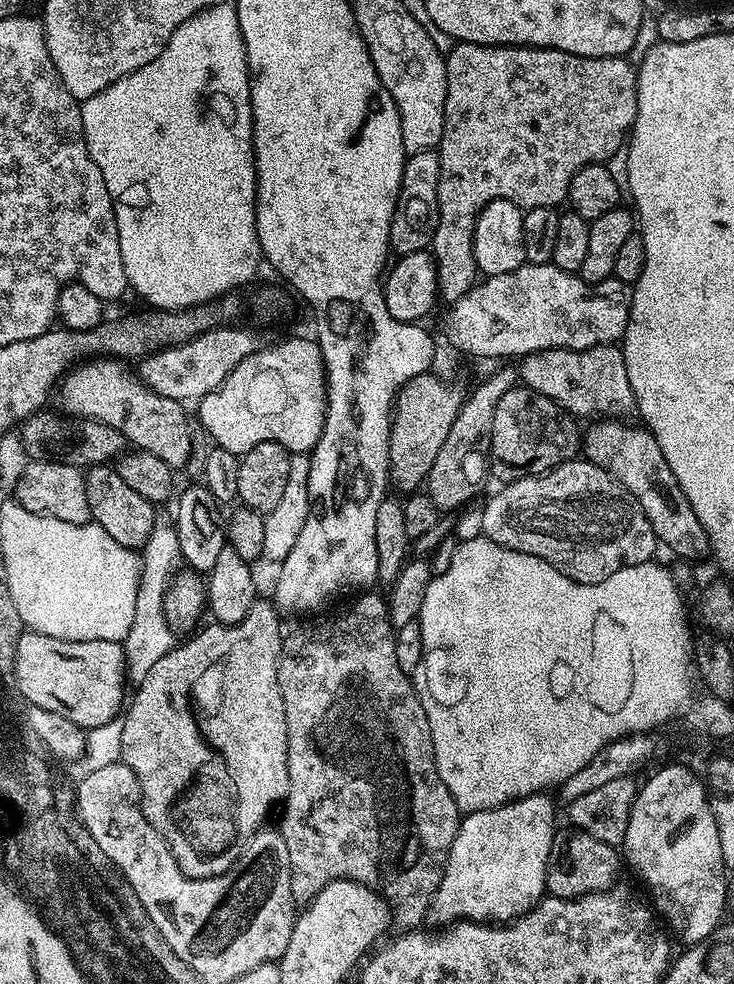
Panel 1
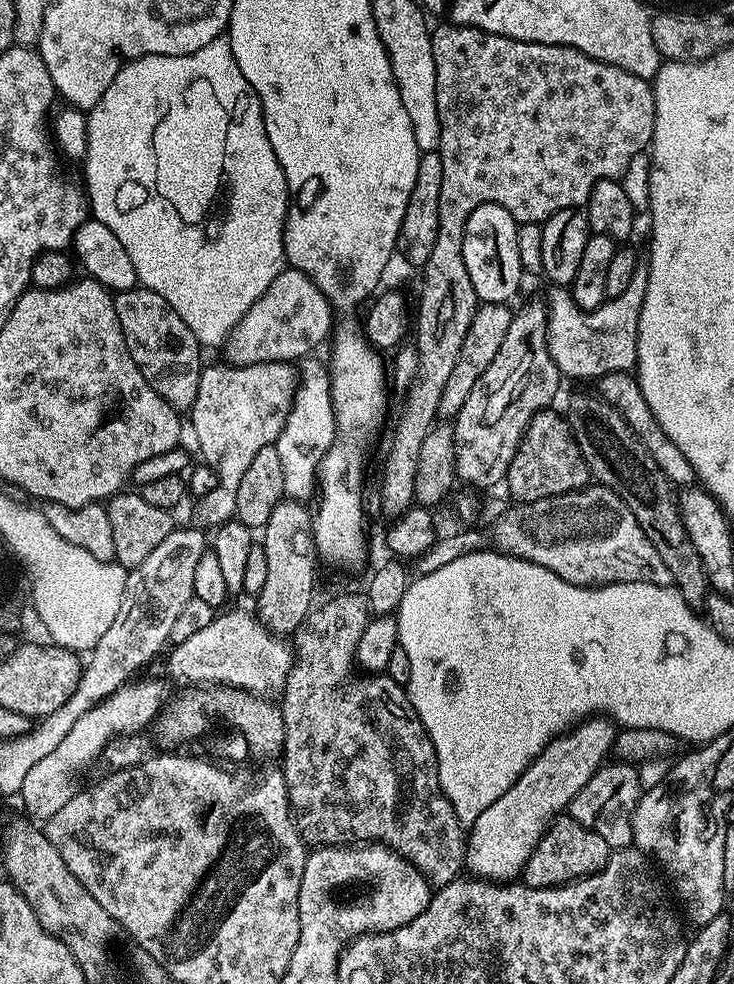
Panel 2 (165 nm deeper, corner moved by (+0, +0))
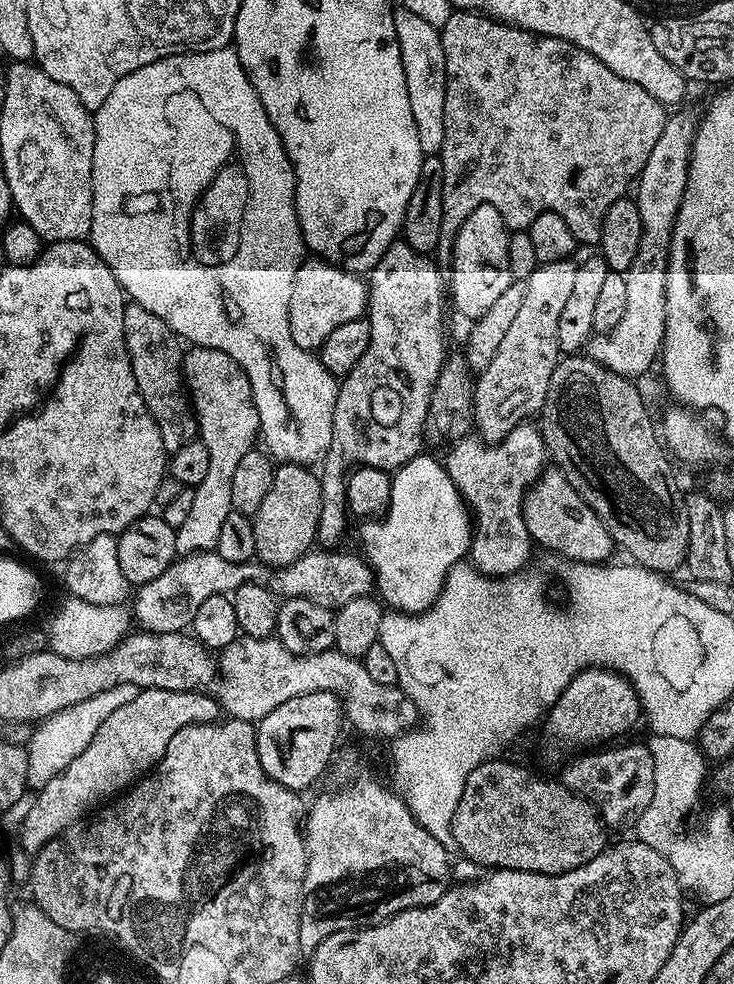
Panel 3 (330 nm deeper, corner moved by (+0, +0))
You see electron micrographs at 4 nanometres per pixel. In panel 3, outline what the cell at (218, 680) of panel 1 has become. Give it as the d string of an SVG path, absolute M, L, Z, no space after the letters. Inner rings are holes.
M280 464L274 474L274 482L270 482L270 491L262 498L262 506L258 506L256 515L251 517L254 526L255 559L259 563L273 568L285 568L307 552L313 551L317 543L316 527L322 510L322 494L320 493L320 477L311 467L303 464Z

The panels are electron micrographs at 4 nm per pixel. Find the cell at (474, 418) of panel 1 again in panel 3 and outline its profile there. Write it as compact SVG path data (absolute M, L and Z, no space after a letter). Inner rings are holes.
M572 258L545 264L539 263L536 265L534 274L530 274L530 278L524 281L526 295L522 298L522 306L518 310L518 315L514 317L514 323L502 338L502 343L498 346L498 354L494 354L494 358L490 358L484 371L475 377L472 422L475 431L484 443L500 443L502 438L506 438L506 434L510 434L510 430L514 430L519 424L531 421L542 410L546 402L546 390L550 390L550 378L562 359L558 346L558 317L562 315L562 309L566 301L570 299L576 266L577 261Z

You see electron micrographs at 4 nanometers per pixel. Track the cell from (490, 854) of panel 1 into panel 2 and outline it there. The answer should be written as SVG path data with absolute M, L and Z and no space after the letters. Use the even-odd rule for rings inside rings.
M601 715L593 716L586 720L581 720L575 728L570 728L560 736L555 736L545 748L540 751L540 756L534 758L534 762L524 771L518 778L518 782L514 782L514 786L510 786L510 790L506 790L506 794L502 794L502 798L498 798L498 802L494 802L494 806L486 806L486 810L482 810L482 814L478 814L476 821L470 826L470 831L466 836L466 868L473 877L483 878L486 880L494 880L497 882L512 882L523 873L526 862L530 858L530 854L534 854L534 850L538 846L538 842L548 832L548 827L552 825L553 820L561 815L567 809L568 803L574 798L574 794L578 794L578 790L582 790L582 786L586 786L586 782L590 782L590 778L594 778L594 774L609 759L610 753L613 751L613 744L618 733L618 728L611 719Z

